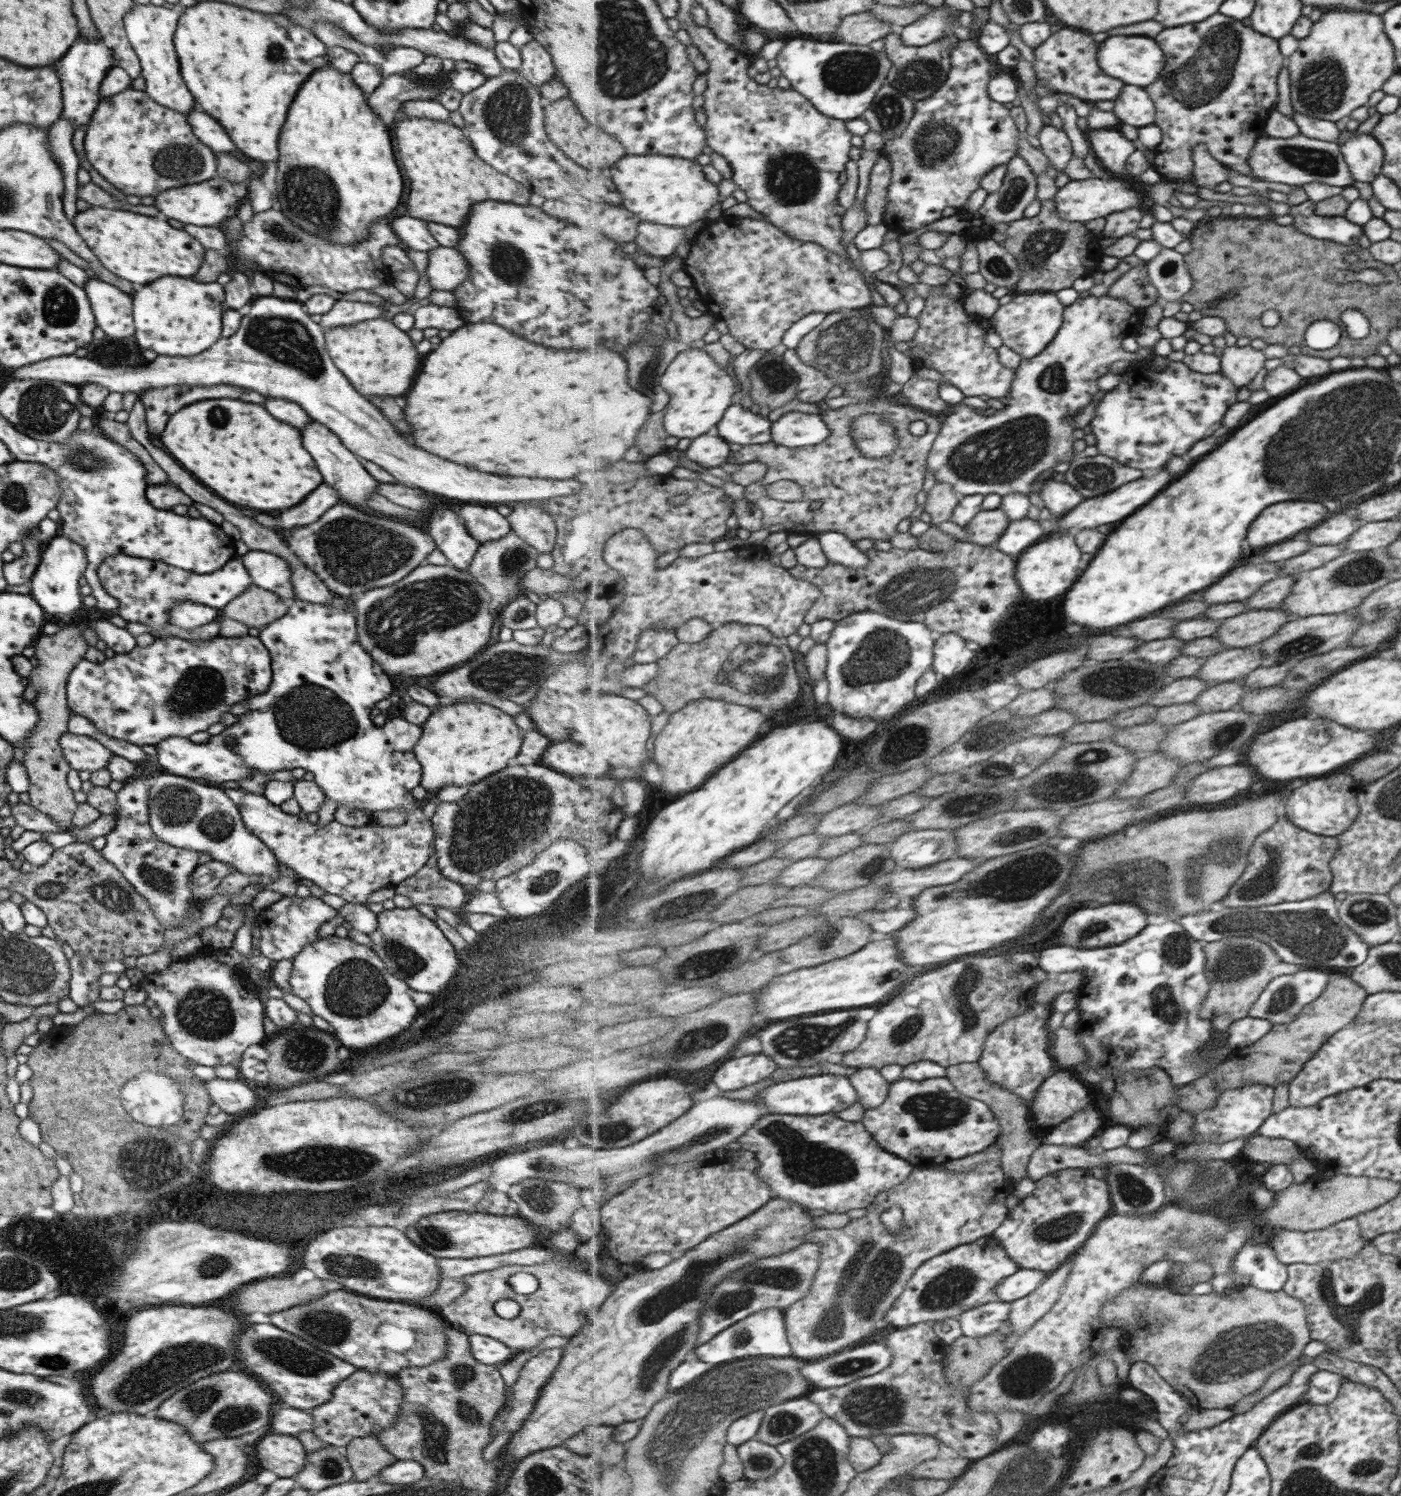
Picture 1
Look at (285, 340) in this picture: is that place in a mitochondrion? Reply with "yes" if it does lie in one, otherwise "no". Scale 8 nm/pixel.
yes

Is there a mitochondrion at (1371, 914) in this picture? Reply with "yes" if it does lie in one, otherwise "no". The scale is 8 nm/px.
yes

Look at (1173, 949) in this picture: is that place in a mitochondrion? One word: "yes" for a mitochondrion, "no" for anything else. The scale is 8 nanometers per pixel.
yes

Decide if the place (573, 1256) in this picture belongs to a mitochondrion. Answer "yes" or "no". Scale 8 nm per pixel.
no

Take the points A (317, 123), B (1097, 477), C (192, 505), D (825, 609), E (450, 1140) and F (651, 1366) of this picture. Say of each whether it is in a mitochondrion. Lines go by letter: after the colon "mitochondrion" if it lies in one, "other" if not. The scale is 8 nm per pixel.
A: other
B: mitochondrion
C: other
D: other
E: other
F: mitochondrion

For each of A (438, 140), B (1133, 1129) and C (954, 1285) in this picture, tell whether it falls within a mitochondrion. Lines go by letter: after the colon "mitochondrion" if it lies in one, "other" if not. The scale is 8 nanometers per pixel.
A: other
B: other
C: mitochondrion

